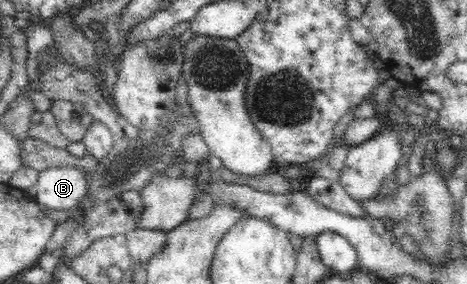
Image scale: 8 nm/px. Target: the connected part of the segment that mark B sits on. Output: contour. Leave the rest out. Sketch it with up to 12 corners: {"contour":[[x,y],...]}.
{"contour":[[49,167],[26,193],[45,209],[79,214],[87,175]]}

